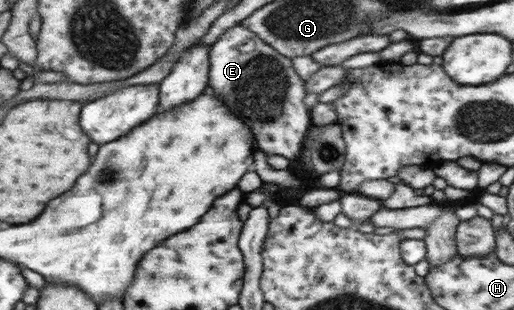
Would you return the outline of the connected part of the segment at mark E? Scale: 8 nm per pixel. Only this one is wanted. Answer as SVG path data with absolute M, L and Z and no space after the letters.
M240 24L229 28L211 46L210 86L226 104L244 116L252 126L260 148L268 154L300 160L306 134L312 130L310 109L306 108L306 83L292 66L291 58L278 52L252 29Z

